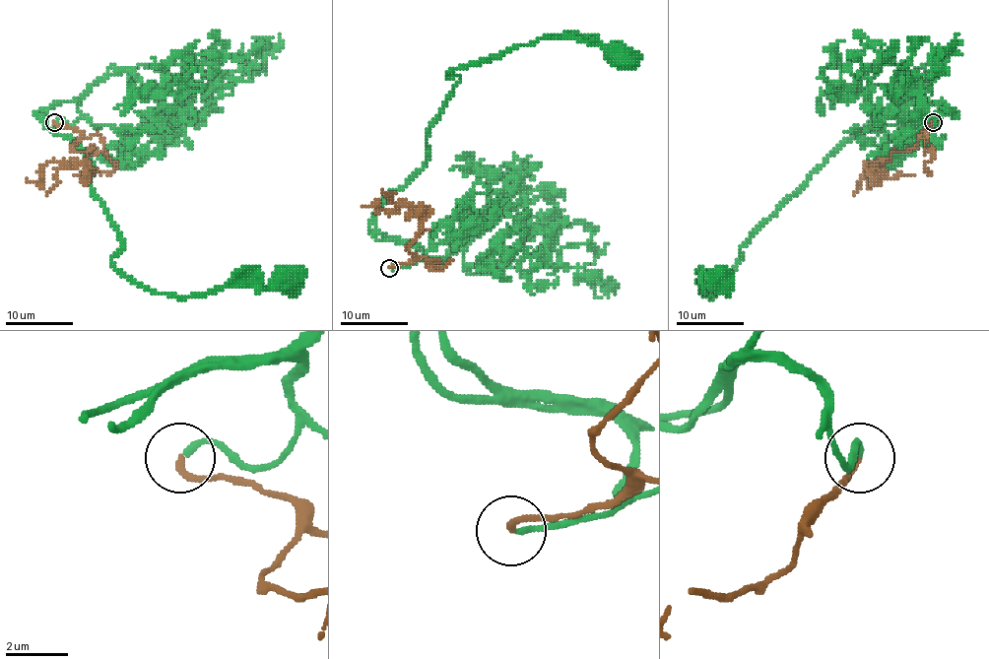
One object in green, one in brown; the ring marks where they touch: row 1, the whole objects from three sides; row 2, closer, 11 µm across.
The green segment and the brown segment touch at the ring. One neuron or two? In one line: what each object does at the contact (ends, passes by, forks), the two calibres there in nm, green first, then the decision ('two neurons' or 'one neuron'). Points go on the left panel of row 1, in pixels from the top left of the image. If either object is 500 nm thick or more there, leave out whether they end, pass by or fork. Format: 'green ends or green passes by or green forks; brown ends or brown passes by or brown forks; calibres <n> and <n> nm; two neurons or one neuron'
green ends; brown ends; calibres 190 and 190 nm; one neuron

